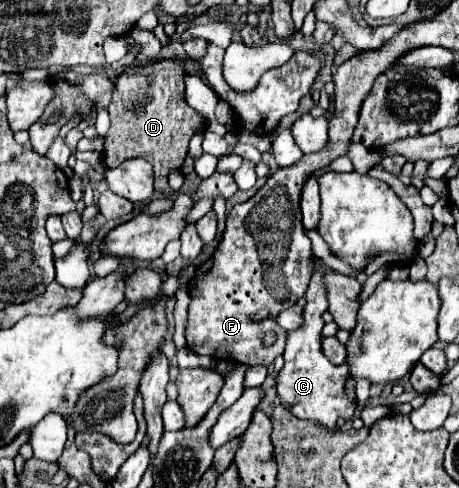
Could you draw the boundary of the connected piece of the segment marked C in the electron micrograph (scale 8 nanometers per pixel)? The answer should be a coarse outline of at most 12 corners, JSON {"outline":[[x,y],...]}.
{"outline":[[321,274],[307,288],[301,330],[287,334],[281,404],[337,430],[357,410],[349,366],[321,350]]}

